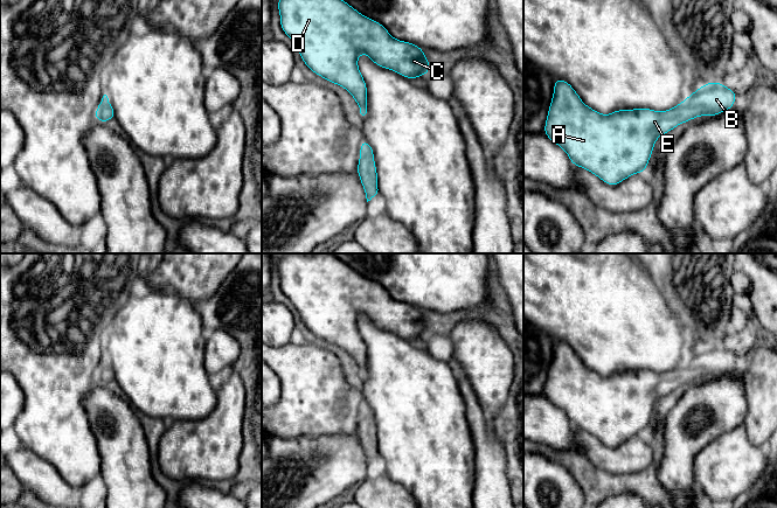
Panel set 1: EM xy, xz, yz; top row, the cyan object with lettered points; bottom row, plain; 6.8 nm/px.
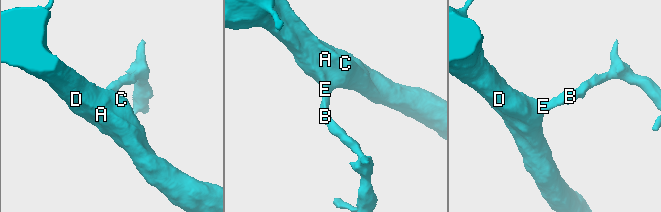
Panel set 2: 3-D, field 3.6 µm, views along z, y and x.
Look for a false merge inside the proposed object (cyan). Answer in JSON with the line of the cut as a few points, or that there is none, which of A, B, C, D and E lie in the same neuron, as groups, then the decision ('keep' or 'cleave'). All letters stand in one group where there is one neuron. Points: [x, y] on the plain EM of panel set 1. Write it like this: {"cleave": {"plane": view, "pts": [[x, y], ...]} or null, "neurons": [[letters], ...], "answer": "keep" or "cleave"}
{"cleave": null, "neurons": [["A", "B", "C", "D", "E"]], "answer": "keep"}

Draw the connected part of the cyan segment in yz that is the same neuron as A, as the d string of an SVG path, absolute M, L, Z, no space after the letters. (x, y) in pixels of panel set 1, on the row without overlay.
M556 340L543 395L568 416L573 426L591 433L606 446L616 447L636 434L644 434L659 398L693 380L728 373L736 360L735 353L713 343L700 348L671 371L643 369L602 376L587 368L567 342Z

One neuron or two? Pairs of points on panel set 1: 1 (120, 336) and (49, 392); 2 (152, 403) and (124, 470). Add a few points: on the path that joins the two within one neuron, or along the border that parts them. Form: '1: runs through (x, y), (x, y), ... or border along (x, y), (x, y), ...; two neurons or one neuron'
1: border along (102, 329), (105, 355); two neurons
2: border along (126, 398), (136, 410); two neurons

